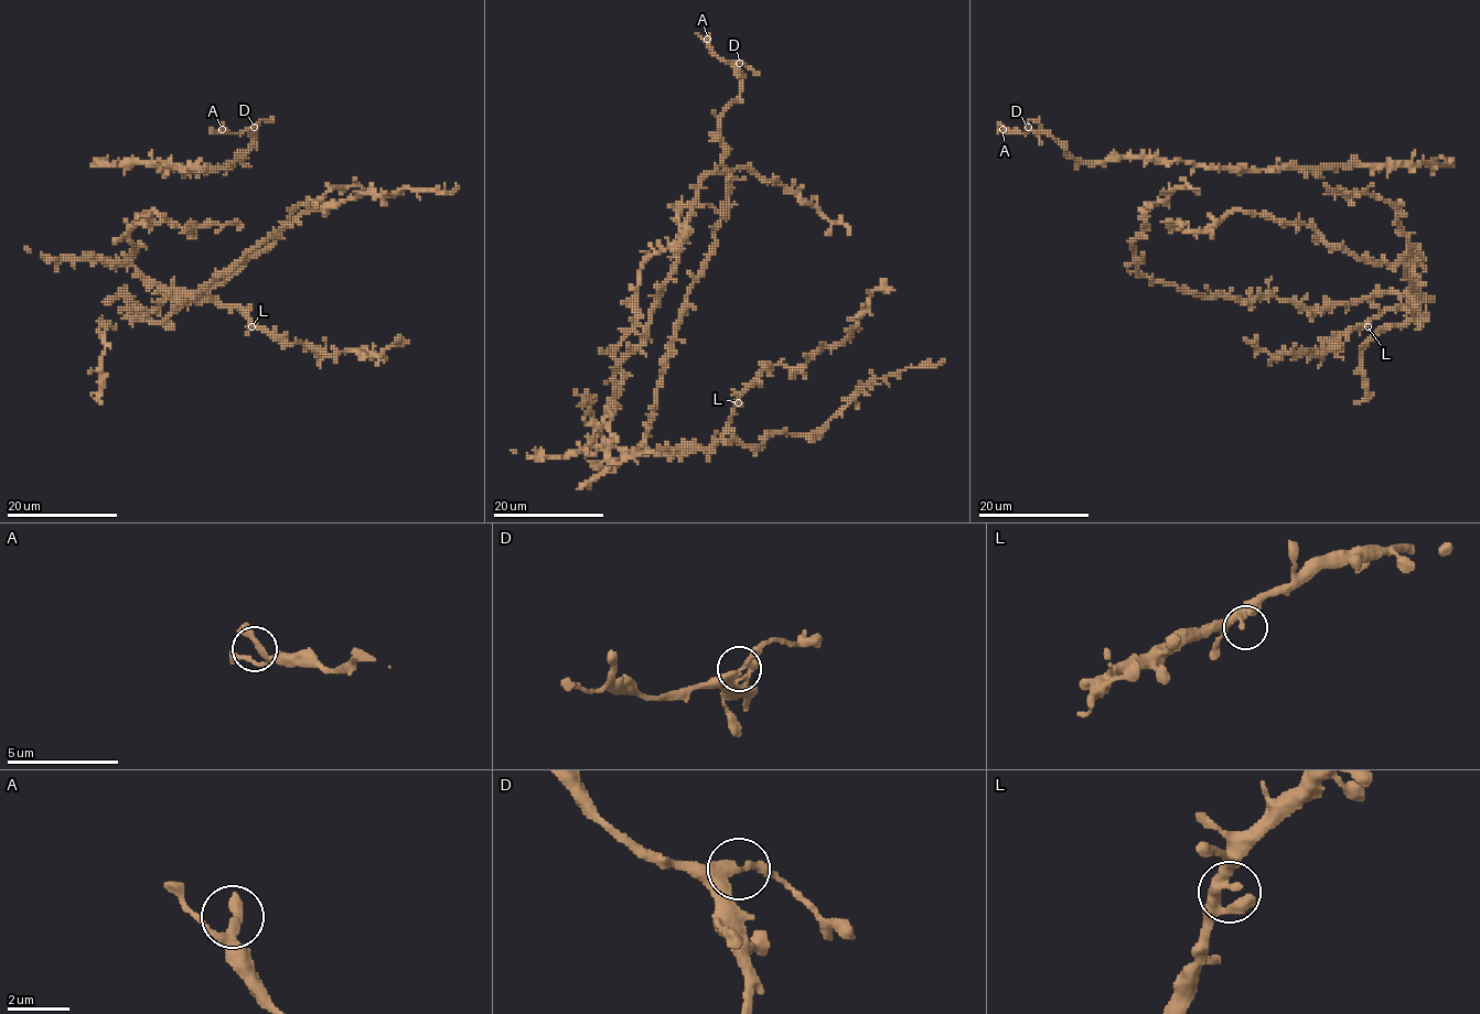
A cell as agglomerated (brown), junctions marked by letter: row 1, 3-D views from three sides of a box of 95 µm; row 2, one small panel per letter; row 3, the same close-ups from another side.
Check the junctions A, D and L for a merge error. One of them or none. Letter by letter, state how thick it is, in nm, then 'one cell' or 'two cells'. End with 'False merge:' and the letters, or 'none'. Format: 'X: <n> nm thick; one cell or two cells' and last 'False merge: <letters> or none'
A: 300 nm thick; one cell
D: 300 nm thick; two cells
L: 320 nm thick; one cell
False merge: D

